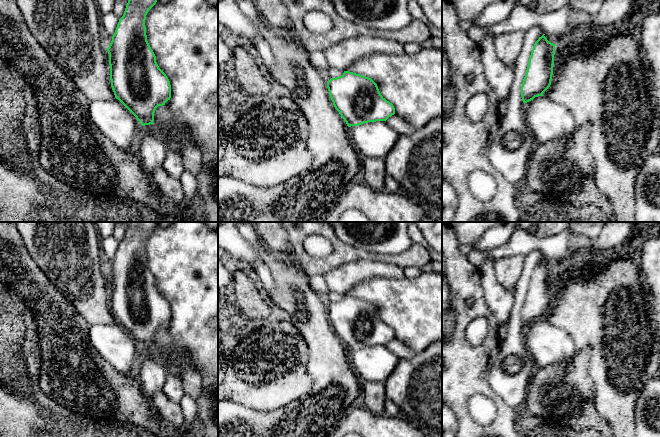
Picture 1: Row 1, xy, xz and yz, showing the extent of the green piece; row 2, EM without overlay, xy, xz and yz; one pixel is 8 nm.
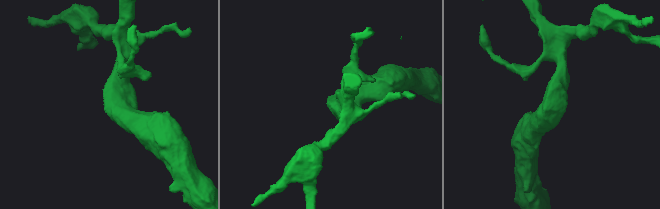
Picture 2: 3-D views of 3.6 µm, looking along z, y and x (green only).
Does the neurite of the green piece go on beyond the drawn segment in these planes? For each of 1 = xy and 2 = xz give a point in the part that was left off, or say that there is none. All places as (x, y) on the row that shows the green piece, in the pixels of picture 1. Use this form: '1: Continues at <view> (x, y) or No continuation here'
1: No continuation here
2: No continuation here

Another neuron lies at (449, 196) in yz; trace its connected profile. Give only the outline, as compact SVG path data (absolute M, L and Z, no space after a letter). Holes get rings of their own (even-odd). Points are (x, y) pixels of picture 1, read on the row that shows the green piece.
M442 180L442 222L451 222L458 207L458 196L454 187Z

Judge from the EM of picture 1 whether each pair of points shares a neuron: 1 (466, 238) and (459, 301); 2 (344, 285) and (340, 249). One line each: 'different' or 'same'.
1: different
2: different

